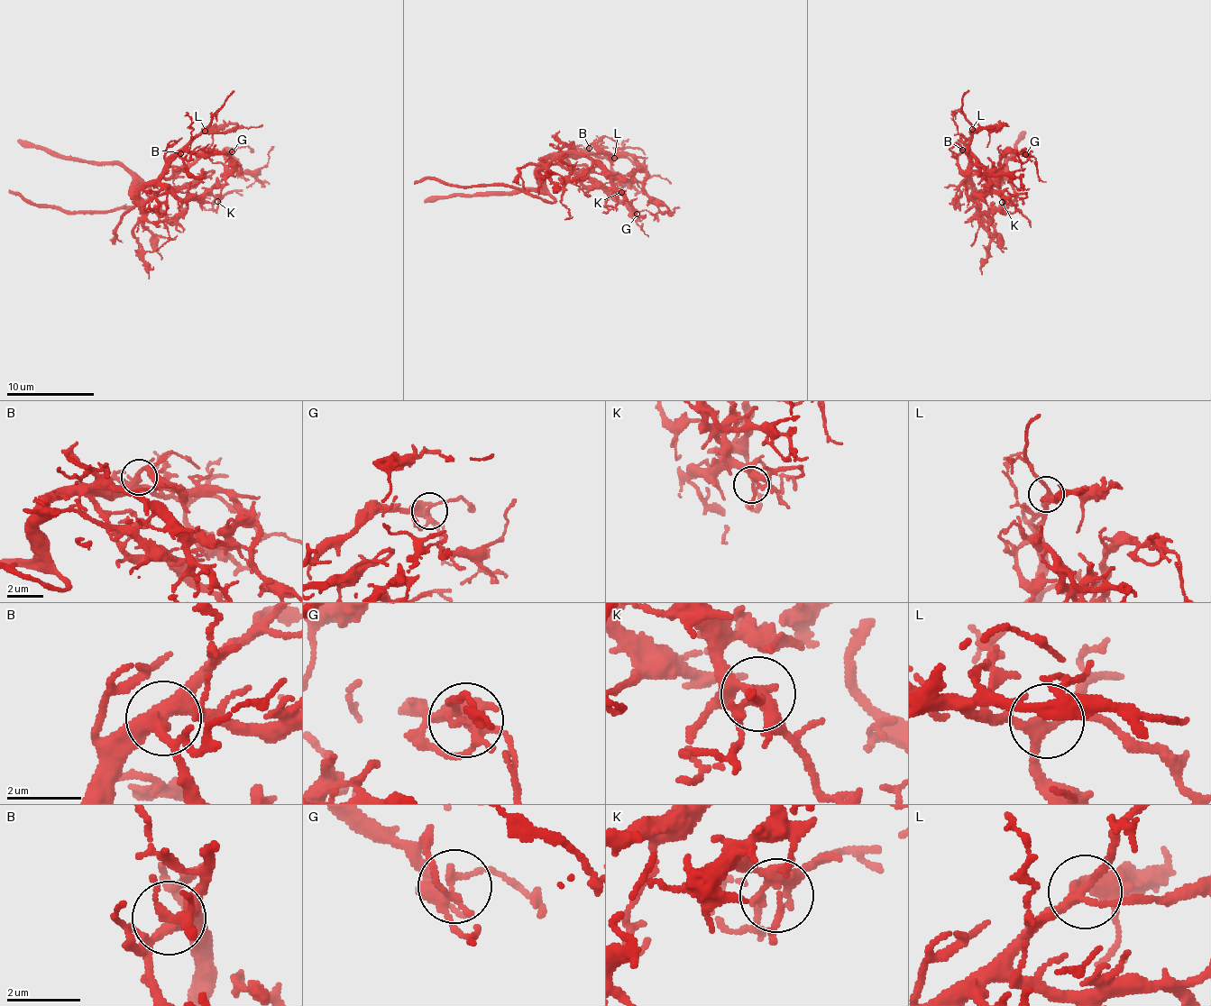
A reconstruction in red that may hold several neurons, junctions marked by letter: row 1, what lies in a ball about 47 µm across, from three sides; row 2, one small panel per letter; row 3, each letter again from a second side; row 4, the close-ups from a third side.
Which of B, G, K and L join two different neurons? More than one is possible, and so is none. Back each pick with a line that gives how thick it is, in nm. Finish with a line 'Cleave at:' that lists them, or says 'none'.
Cleave at: none

